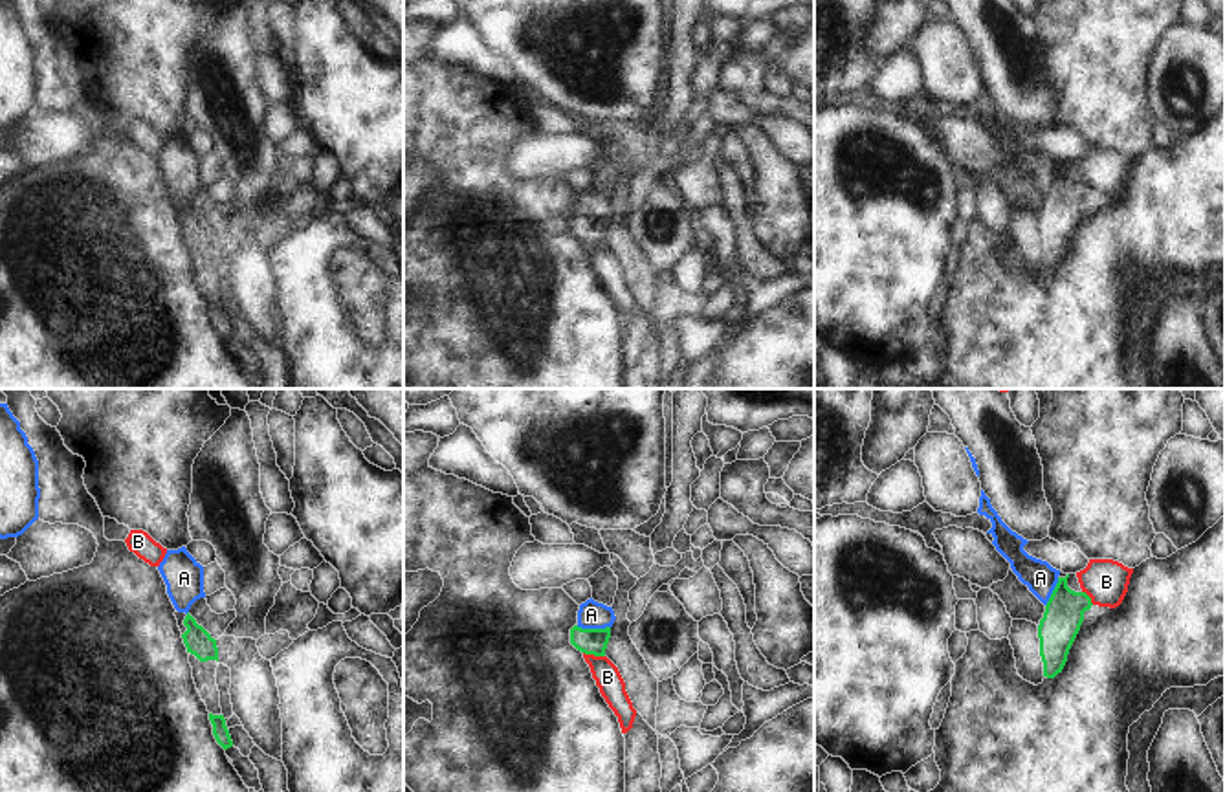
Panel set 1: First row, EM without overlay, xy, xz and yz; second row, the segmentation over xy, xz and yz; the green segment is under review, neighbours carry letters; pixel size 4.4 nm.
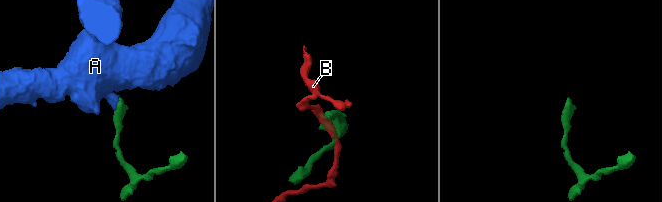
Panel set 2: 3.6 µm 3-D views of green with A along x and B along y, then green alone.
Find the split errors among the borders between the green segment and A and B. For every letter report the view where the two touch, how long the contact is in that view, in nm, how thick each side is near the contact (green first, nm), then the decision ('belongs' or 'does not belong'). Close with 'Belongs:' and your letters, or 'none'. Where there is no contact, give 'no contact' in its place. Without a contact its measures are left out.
A: meets green in xz; contact 150 nm long; 110 nm thick on the green side, 120 nm on the other; belongs
B: meets green in xz; contact 100 nm long; 110 nm thick on the green side, 120 nm on the other; does not belong
Belongs: A

